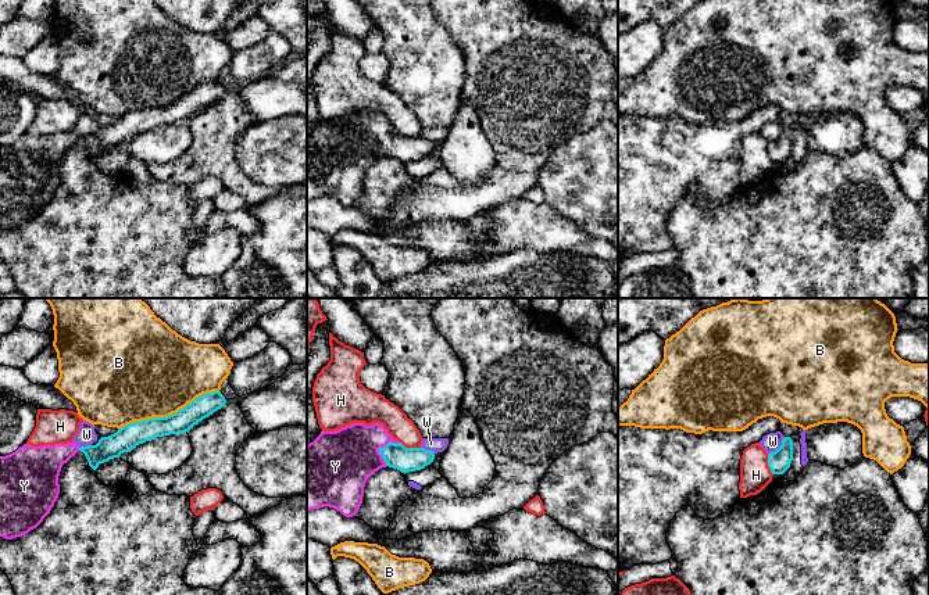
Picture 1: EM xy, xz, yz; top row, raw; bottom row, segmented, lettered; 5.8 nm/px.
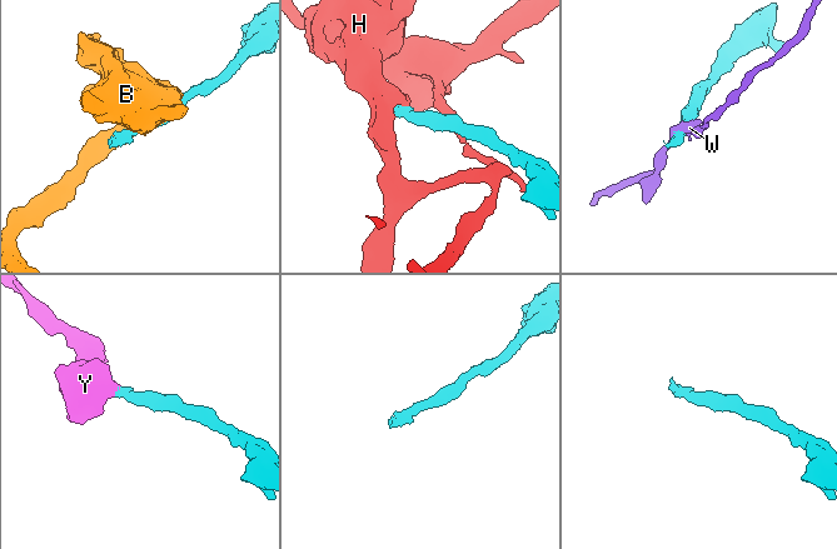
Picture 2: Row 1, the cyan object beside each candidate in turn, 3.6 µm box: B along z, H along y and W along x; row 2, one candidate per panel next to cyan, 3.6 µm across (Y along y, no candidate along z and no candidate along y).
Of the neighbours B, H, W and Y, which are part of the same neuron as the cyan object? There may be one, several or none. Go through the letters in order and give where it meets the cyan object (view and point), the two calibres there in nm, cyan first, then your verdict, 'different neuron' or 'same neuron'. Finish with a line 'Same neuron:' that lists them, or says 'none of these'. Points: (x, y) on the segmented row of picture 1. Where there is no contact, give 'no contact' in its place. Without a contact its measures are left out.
B: meets cyan in xy at (170, 415); 130 nm thick on the cyan side, 500 nm on the other; different neuron
H: meets cyan in xz at (410, 448); 140 nm thick on the cyan side, 150 nm on the other; different neuron
W: meets cyan in yz at (779, 447); 130 nm thick on the cyan side, 100 nm on the other; different neuron
Y: meets cyan in xz at (382, 447); 140 nm thick on the cyan side, 360 nm on the other; same neuron
Same neuron: Y

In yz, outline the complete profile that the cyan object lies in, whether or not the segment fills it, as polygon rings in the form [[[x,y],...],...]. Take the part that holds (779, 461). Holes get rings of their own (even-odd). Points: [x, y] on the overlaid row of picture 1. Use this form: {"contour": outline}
{"contour": [[[785,437],[782,445],[775,451],[768,454],[768,466],[772,474],[783,474],[793,460],[793,440]]]}

